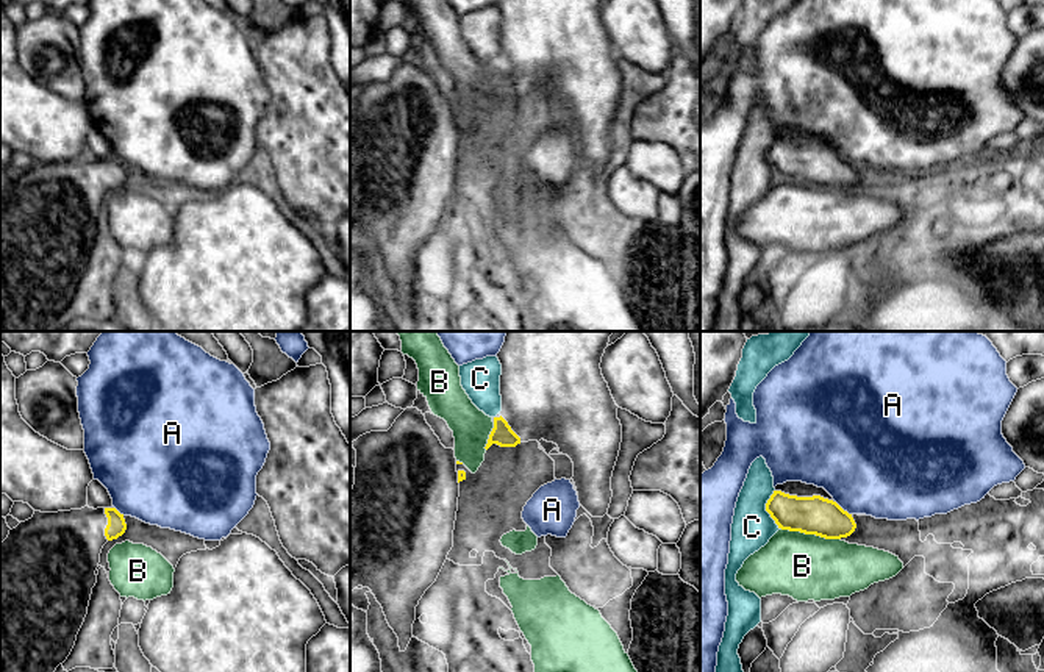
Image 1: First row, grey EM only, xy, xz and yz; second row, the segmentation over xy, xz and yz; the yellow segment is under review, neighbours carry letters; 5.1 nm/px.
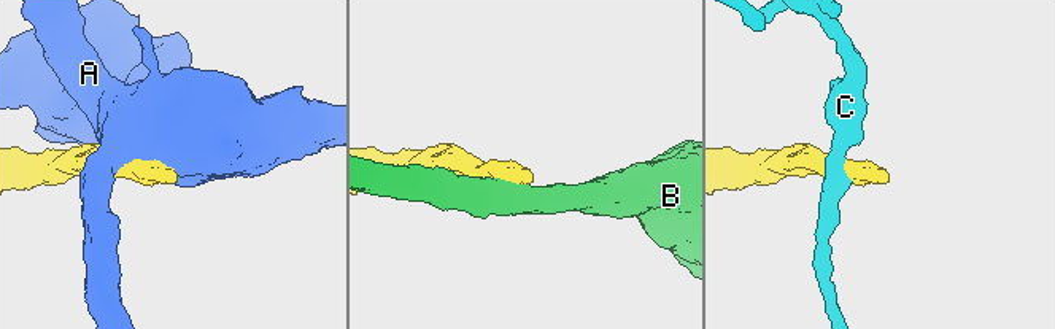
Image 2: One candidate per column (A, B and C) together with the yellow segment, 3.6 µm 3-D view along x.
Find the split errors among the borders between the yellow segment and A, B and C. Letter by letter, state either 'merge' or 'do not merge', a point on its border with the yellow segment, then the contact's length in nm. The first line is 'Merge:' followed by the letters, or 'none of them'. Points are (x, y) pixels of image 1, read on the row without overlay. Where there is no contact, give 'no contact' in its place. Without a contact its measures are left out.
Merge: none of them
A: do not merge; contact yz (841, 158); length 120 nm
B: do not merge; contact yz (810, 183); length 320 nm
C: do not merge; contact yz (766, 160); length 200 nm

